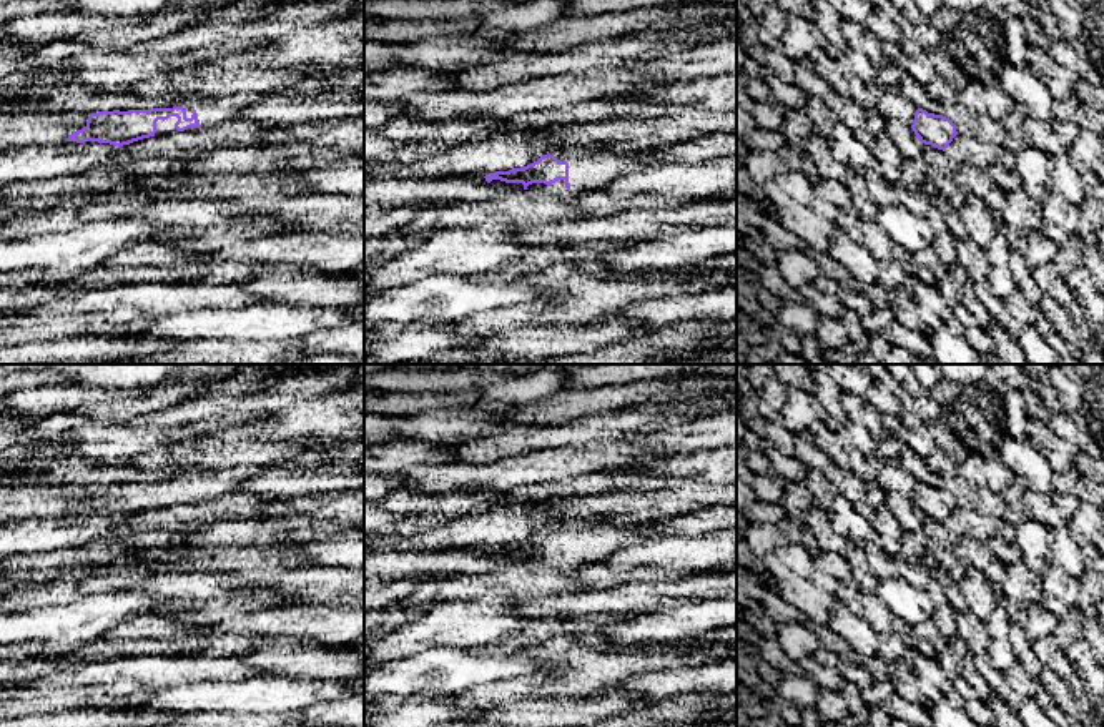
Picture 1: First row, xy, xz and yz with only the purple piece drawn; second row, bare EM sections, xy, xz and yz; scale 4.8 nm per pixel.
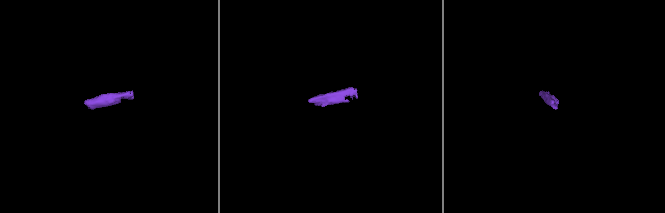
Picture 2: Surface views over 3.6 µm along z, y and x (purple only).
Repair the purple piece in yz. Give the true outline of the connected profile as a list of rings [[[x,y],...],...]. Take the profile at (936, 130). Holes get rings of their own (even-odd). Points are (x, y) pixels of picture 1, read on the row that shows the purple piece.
[[[923,108],[916,110],[911,128],[921,143],[943,151],[946,151],[953,138],[958,135],[953,120],[943,115],[928,113]]]

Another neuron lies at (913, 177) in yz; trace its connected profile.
[[[904,158],[903,160],[903,175],[901,175],[901,185],[919,190],[928,181],[928,166],[923,158]]]

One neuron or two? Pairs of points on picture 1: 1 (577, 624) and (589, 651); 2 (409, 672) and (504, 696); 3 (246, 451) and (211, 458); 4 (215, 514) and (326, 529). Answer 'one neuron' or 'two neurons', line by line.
1: two neurons
2: two neurons
3: one neuron
4: two neurons

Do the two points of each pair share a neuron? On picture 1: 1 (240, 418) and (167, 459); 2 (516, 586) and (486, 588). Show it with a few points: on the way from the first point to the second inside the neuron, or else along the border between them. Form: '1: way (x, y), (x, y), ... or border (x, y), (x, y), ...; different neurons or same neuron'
1: border (173, 450), (157, 454); different neurons
2: way (509, 586), (492, 586); same neuron

